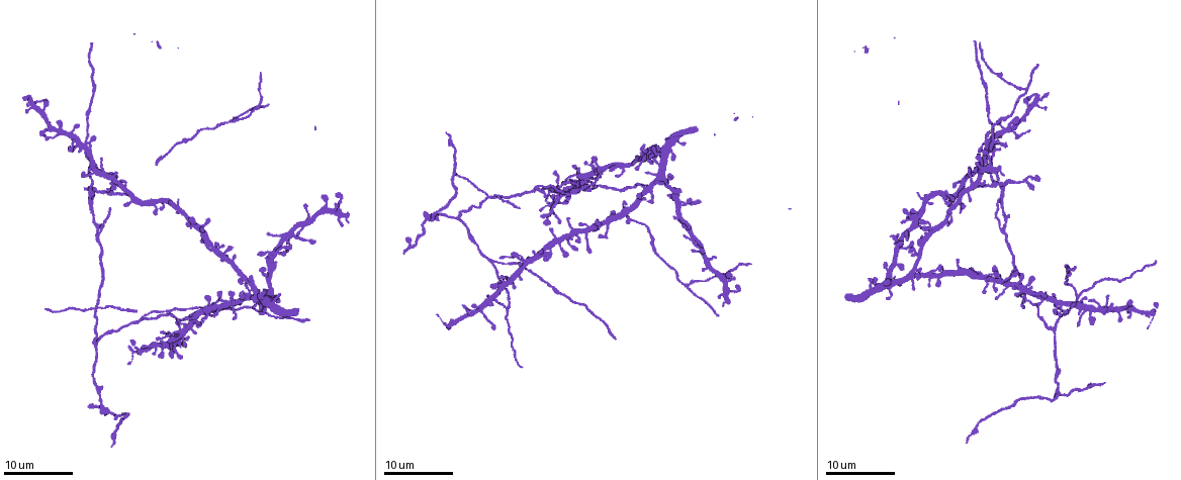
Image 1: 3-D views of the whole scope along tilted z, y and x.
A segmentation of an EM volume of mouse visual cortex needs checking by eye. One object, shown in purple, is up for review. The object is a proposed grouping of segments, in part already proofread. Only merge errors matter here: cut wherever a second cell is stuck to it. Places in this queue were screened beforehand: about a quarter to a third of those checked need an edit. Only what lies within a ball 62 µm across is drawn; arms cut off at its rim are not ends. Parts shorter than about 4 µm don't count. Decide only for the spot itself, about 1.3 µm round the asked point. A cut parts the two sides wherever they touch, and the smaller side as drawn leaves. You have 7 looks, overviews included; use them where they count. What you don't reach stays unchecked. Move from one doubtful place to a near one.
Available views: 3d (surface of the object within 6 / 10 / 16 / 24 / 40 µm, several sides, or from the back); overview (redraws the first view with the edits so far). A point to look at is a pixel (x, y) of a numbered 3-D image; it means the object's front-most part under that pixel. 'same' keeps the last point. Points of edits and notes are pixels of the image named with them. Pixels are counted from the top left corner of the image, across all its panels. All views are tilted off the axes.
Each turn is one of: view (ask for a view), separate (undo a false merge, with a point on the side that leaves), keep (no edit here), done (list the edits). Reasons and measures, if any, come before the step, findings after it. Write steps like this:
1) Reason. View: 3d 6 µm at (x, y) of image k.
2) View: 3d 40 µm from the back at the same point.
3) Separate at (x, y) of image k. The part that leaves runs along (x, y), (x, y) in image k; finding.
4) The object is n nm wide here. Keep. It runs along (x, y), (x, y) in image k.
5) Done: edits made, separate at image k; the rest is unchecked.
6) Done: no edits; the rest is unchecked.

View: 3d 24 µm at (1054, 328) of image 1.

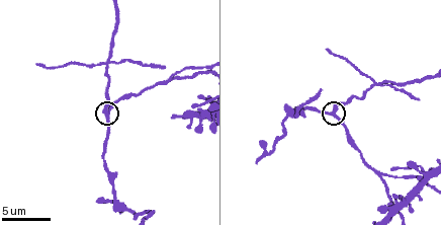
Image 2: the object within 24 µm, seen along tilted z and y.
View: 3d 10 µm at (107, 113) of image 2.

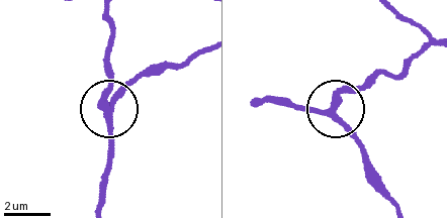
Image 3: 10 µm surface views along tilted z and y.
The object is 260 nm wide here. Keep. It runs along (426, 50), (395, 75), (374, 74), (337, 108), (292, 106) in image 3; all the same cell.

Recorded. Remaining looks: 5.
A fork. View: 3d 6 µm at (383, 175) of image 2.

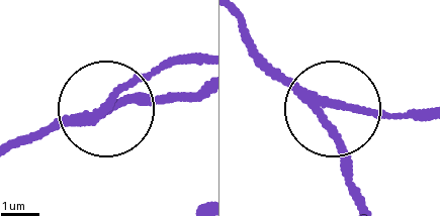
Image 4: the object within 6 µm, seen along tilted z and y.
3 arms meet here. Keep. All the same cell.

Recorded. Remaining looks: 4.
Four-way junction. View: 3d 16 µm at (109, 63) of image 2.

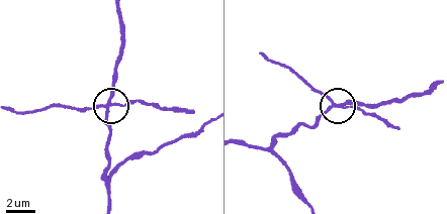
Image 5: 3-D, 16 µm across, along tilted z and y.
4 arms meet here. Separate at (86, 110) of image 5. The part that leaves runs along (104, 106), (71, 109), (57, 105), (15, 113) in image 5; two cells meet here.

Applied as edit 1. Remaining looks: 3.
Done: edits made, separate at image 5; the rest is unchecked.

